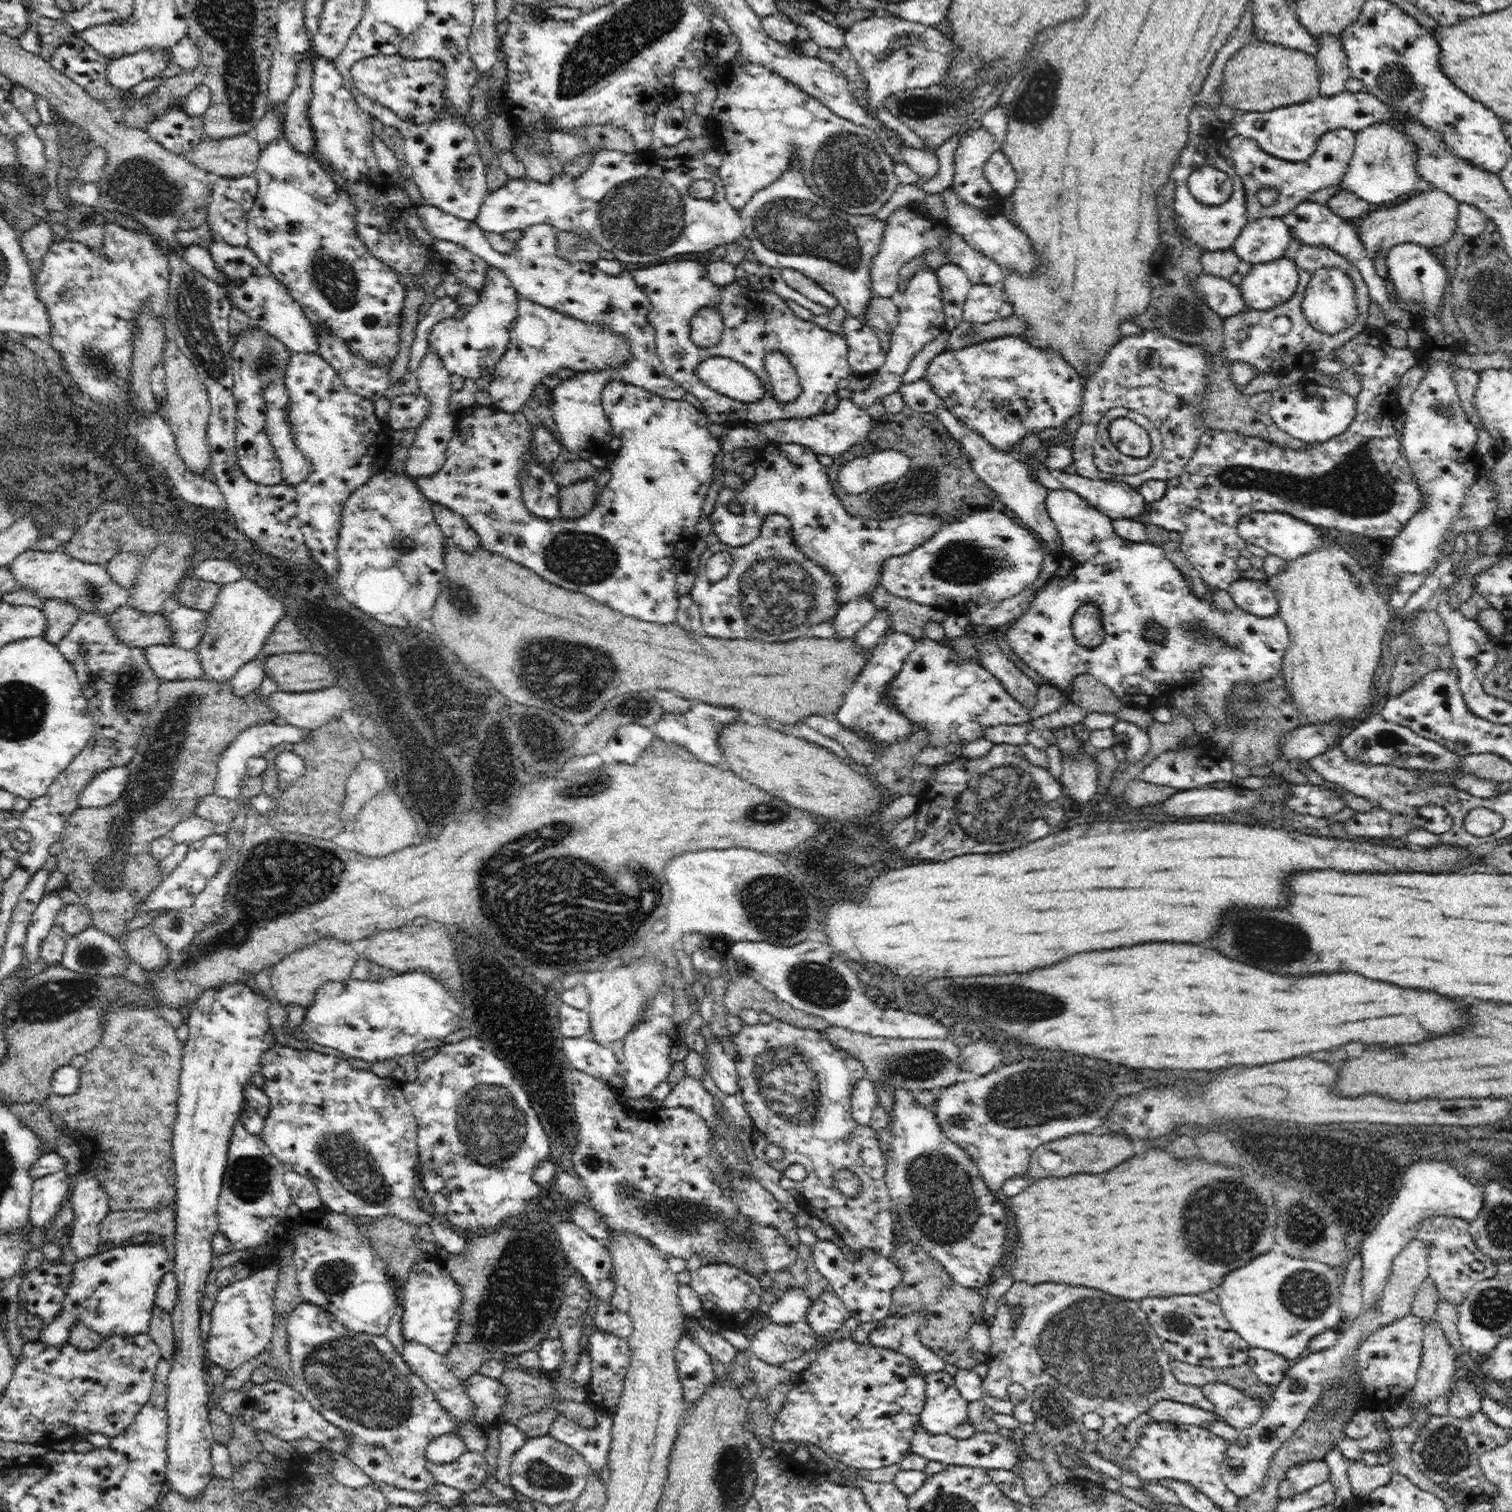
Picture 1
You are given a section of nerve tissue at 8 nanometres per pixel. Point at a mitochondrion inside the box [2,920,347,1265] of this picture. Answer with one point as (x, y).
(48, 1001)

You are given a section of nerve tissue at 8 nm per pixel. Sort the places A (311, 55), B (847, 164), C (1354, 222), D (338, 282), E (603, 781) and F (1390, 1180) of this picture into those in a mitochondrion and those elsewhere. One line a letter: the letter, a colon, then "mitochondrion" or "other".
A: other
B: mitochondrion
C: other
D: mitochondrion
E: mitochondrion
F: other

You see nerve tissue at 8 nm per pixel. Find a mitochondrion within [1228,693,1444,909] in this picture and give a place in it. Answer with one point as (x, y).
(1384, 738)

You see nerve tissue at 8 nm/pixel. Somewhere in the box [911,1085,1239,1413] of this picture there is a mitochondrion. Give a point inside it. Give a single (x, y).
(1095, 1347)

